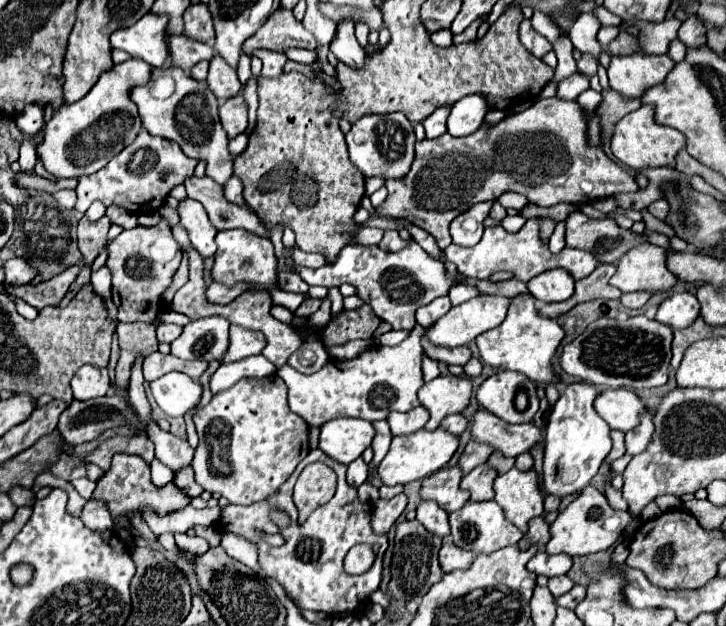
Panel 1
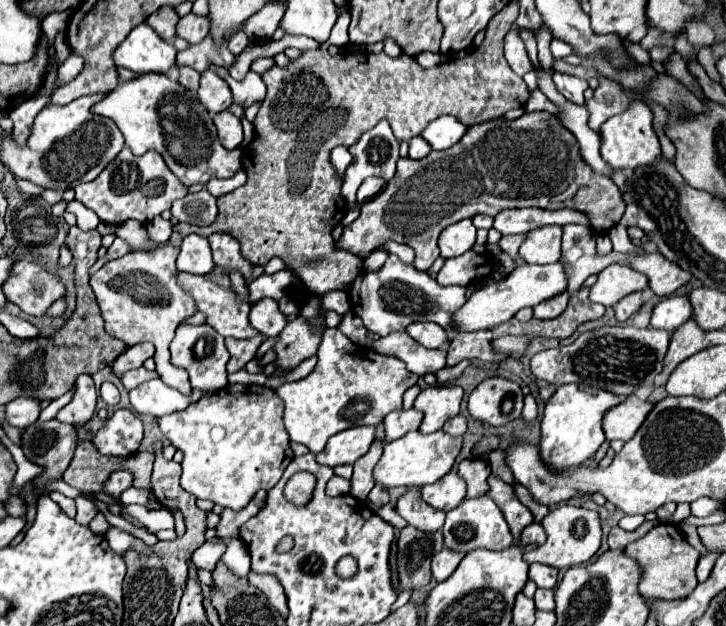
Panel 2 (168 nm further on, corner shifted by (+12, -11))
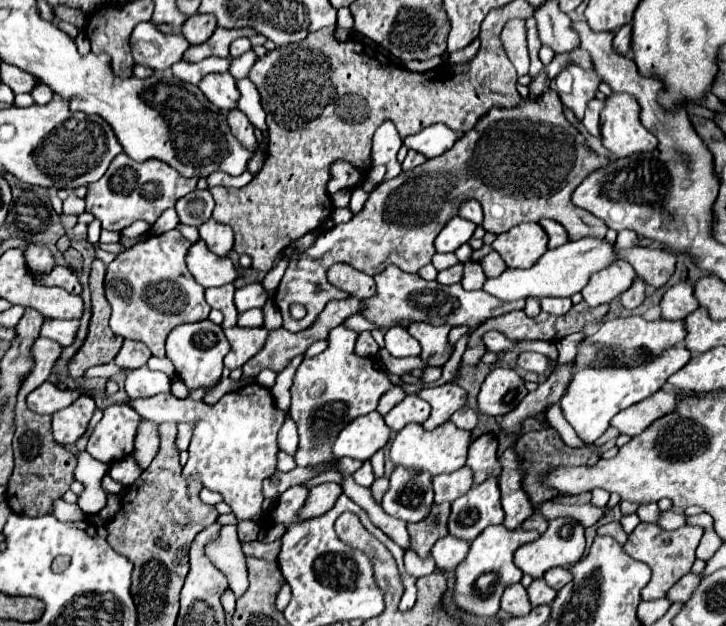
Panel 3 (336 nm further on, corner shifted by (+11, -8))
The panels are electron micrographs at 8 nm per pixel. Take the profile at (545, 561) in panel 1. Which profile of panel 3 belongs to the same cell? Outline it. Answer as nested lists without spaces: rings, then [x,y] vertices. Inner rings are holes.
[[[553,567],[553,569],[549,569],[545,575],[543,575],[543,579],[553,587],[553,589],[561,589],[563,585],[567,585],[571,579],[573,579],[573,575],[569,573],[569,569],[565,569],[565,567]]]

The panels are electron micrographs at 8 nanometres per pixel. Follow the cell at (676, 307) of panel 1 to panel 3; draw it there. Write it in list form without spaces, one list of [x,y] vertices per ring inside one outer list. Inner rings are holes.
[[[677,283],[671,285],[663,299],[661,299],[661,309],[663,309],[663,319],[685,319],[689,313],[693,313],[699,307],[695,295],[693,295],[693,285],[689,283]]]

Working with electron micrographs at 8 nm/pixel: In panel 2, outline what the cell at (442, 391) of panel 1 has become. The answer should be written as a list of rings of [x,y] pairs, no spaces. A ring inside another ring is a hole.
[[[456,384],[426,386],[414,402],[414,408],[424,414],[424,420],[420,424],[420,432],[422,434],[436,432],[444,426],[446,420],[454,418],[460,412],[462,394],[464,394],[462,388]]]

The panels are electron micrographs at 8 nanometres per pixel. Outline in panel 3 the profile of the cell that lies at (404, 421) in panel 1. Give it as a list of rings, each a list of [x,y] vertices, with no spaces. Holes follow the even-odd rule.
[[[405,395],[405,399],[401,403],[397,403],[385,415],[385,423],[397,433],[407,423],[423,423],[423,421],[427,421],[429,413],[431,413],[431,407],[429,407],[427,401],[423,401],[417,395]]]

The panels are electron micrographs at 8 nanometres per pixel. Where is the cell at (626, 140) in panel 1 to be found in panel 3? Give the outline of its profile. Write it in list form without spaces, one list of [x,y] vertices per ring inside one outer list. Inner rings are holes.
[[[611,93],[601,109],[601,143],[617,157],[657,147],[657,139],[639,121],[639,103],[629,93]]]

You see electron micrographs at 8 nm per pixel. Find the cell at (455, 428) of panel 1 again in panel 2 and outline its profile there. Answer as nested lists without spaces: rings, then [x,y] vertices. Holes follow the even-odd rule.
[[[458,414],[456,418],[448,420],[442,430],[444,430],[448,436],[462,436],[462,434],[466,432],[466,418],[464,418],[462,414]]]

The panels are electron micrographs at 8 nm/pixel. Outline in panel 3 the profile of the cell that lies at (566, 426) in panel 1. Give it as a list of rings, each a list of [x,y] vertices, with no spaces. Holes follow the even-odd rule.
[[[673,345],[673,347],[665,349],[661,355],[653,357],[651,361],[645,361],[645,363],[639,363],[633,367],[623,365],[623,367],[577,369],[573,373],[573,381],[569,383],[567,393],[561,397],[563,415],[575,429],[577,437],[583,443],[591,445],[597,437],[601,437],[605,433],[613,415],[631,407],[633,403],[639,403],[641,399],[657,393],[675,371],[679,371],[683,365],[687,365],[691,361],[691,357],[693,357],[693,353],[689,349],[685,349],[683,345]]]

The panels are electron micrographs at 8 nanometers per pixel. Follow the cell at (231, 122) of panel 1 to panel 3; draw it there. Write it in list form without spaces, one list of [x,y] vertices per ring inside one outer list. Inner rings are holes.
[[[237,107],[235,109],[231,109],[229,111],[229,115],[227,115],[227,123],[229,123],[229,127],[231,127],[231,133],[249,149],[253,149],[255,147],[255,127],[249,123],[249,119],[245,117],[245,113],[243,111],[239,111]]]

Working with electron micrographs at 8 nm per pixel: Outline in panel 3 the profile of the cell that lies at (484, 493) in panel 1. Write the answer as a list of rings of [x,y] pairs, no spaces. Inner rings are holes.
[[[485,433],[471,443],[467,465],[473,469],[475,483],[481,483],[487,477],[501,473],[499,461],[497,461],[497,437],[495,437],[495,433]]]

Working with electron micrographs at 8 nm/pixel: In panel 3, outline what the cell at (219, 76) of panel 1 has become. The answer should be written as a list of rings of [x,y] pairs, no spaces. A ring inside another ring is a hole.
[[[211,73],[201,79],[199,89],[221,111],[231,111],[239,101],[239,89],[229,73]]]

